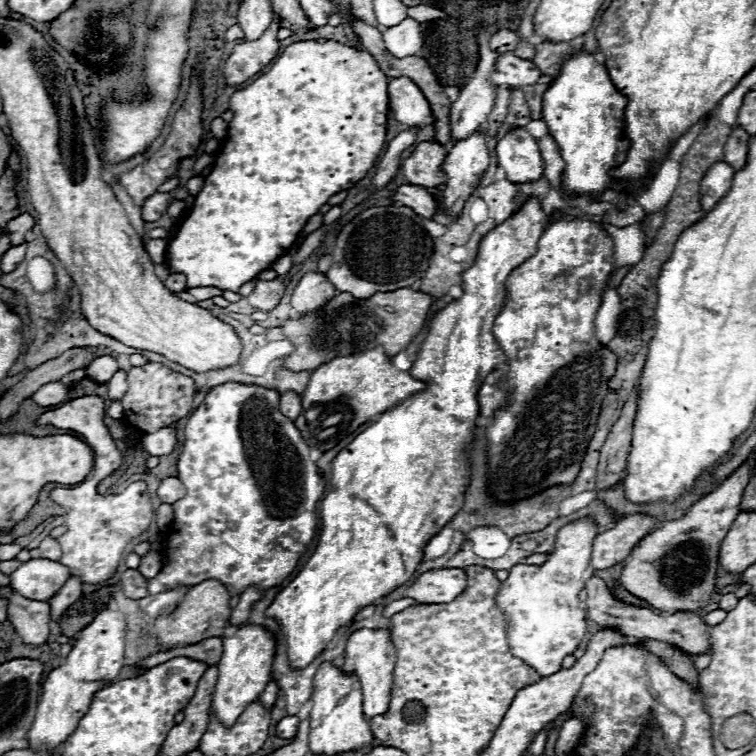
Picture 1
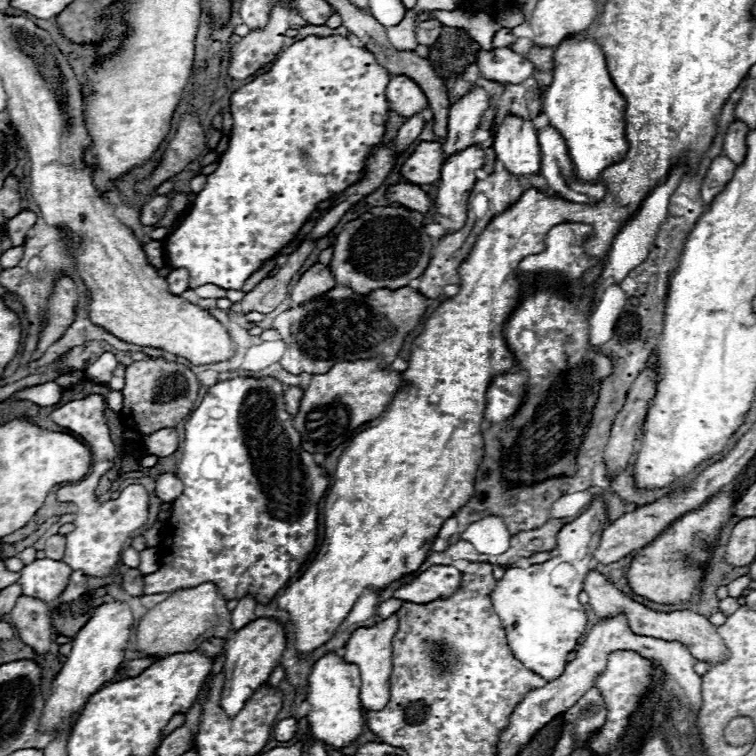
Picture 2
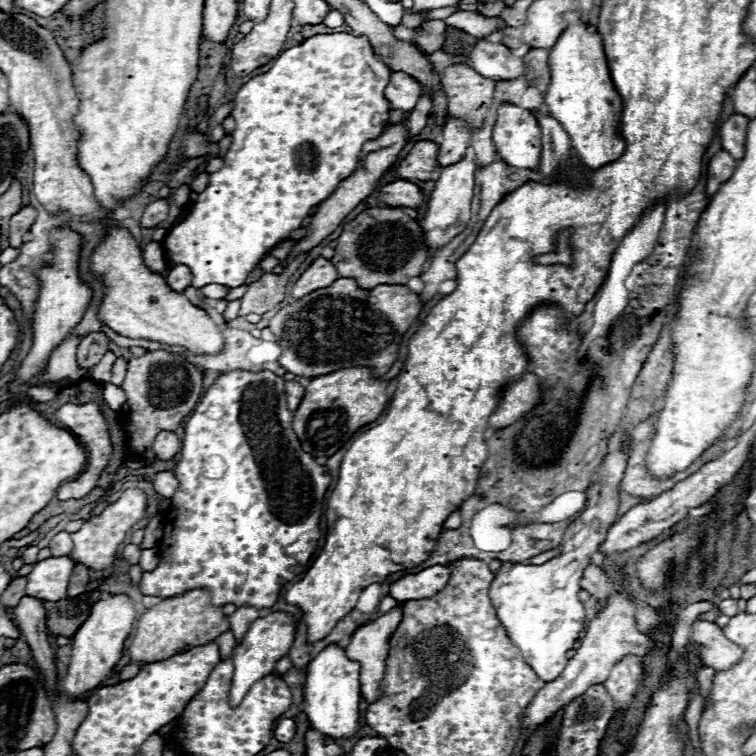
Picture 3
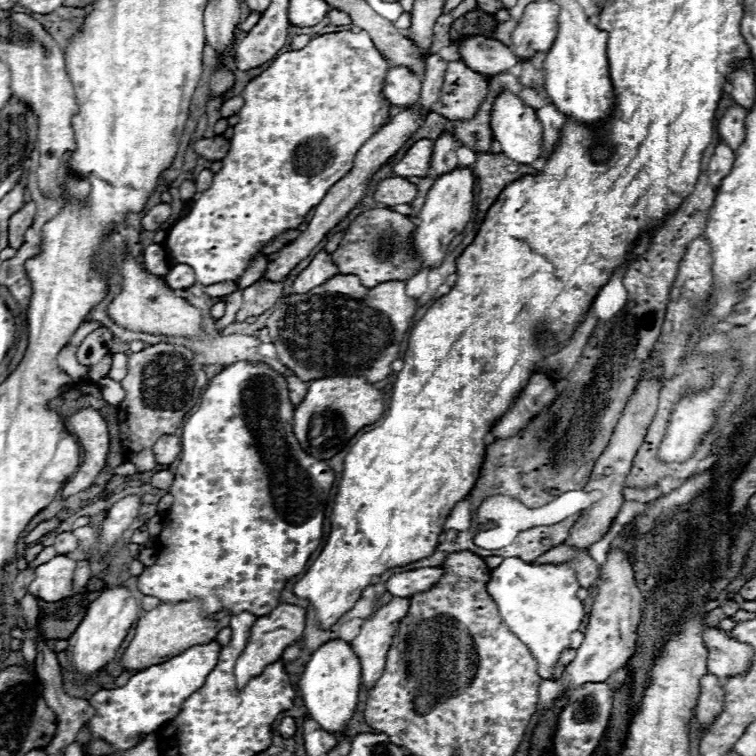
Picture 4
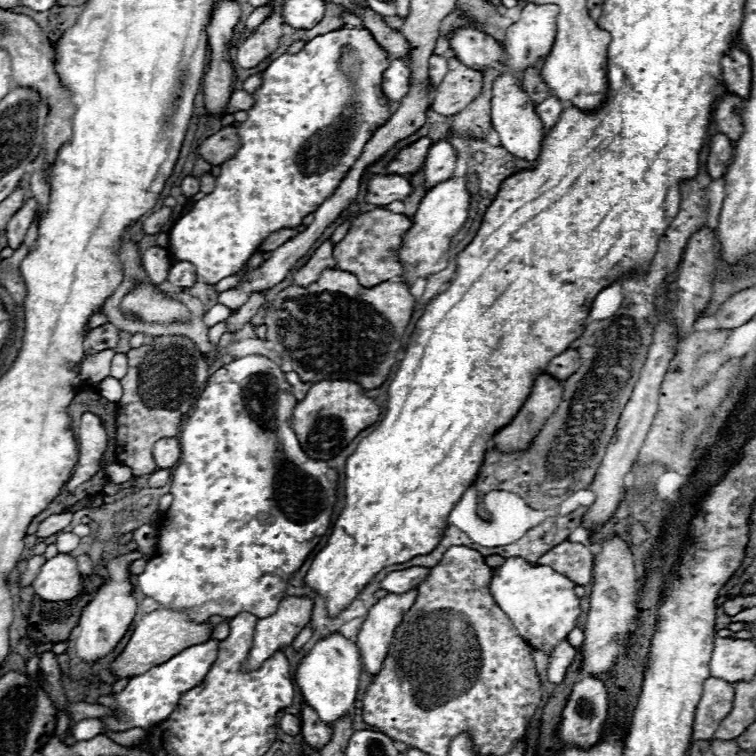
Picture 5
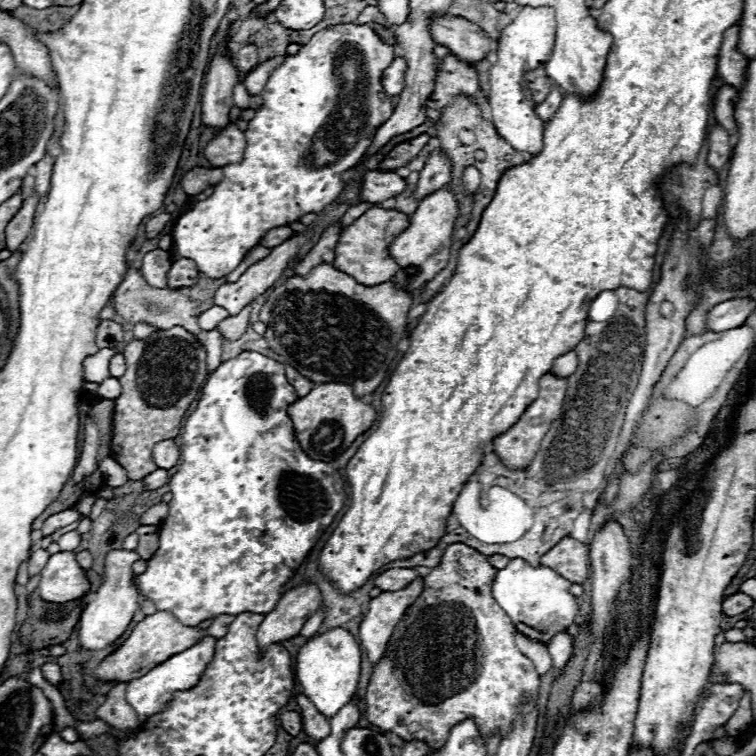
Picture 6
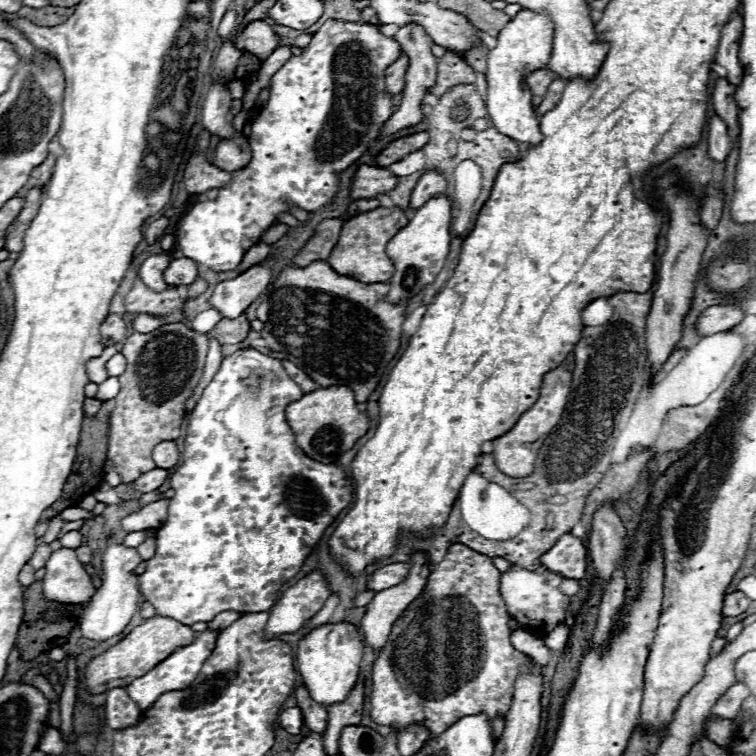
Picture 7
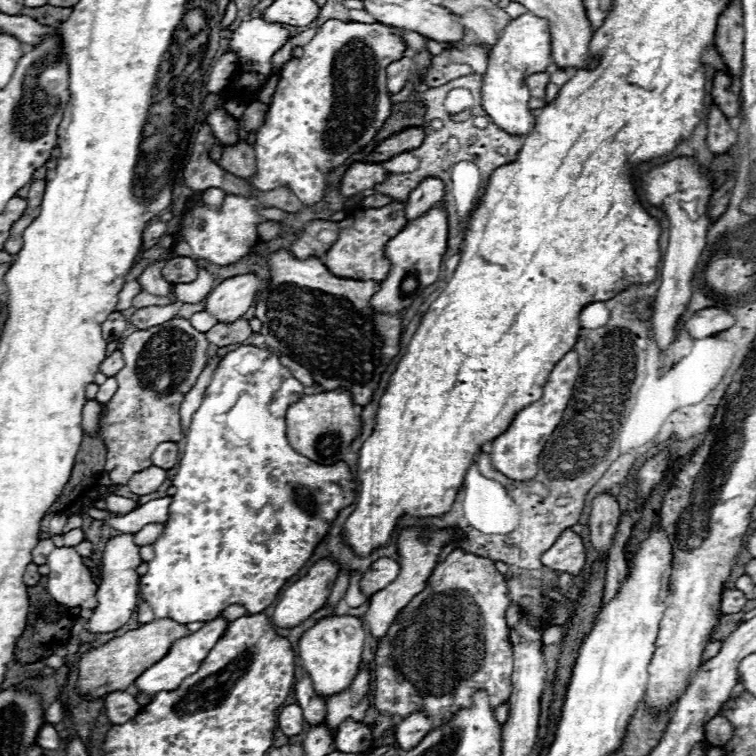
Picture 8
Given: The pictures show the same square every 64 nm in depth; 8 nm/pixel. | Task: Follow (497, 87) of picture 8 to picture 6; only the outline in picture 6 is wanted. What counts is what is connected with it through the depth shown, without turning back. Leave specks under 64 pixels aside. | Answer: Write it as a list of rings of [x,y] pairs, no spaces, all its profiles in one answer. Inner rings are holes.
[[[524,6],[514,22],[510,22],[498,40],[498,48],[494,52],[494,62],[490,68],[490,116],[496,132],[510,142],[512,148],[528,154],[536,154],[542,150],[542,130],[544,122],[536,116],[534,100],[528,88],[524,88],[524,74],[526,70],[534,70],[542,66],[554,46],[554,34],[556,34],[556,20],[554,10],[548,6],[530,8]]]

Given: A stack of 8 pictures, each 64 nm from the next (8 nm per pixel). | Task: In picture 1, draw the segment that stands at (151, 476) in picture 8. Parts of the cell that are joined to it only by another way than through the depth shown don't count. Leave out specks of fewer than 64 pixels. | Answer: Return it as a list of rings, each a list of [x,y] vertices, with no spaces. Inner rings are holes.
[[[168,476],[168,478],[160,480],[160,486],[158,486],[156,494],[162,502],[174,504],[176,500],[180,500],[186,494],[186,490],[184,490],[184,484],[176,476]]]

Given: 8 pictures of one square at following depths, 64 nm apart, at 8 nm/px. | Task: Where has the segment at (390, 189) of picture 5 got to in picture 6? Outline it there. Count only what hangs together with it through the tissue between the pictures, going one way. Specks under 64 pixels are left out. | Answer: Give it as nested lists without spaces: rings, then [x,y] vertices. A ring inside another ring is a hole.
[[[368,170],[362,178],[362,190],[360,198],[364,202],[378,204],[382,200],[388,200],[404,190],[404,178],[400,178],[396,172],[378,172]]]

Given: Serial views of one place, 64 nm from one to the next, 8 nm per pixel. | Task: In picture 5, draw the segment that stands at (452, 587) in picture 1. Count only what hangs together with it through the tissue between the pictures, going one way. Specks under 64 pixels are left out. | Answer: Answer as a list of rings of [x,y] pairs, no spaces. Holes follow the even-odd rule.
[[[414,566],[408,570],[396,570],[396,572],[390,572],[380,582],[380,588],[392,594],[402,594],[402,592],[408,592],[410,588],[416,588],[428,574],[430,574],[430,568],[422,568],[422,566]]]

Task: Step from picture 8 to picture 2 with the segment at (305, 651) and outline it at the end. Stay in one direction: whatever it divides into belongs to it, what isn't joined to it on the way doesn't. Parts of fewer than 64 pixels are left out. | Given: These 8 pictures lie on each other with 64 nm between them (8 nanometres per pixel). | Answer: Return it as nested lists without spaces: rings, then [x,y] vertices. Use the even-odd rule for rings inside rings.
[[[326,652],[310,668],[306,700],[310,702],[308,722],[310,722],[314,738],[324,740],[326,744],[330,744],[334,748],[342,748],[360,736],[360,732],[364,728],[364,718],[362,718],[362,704],[360,704],[360,670],[358,670],[358,666],[348,664],[344,658],[340,658],[334,652]]]

